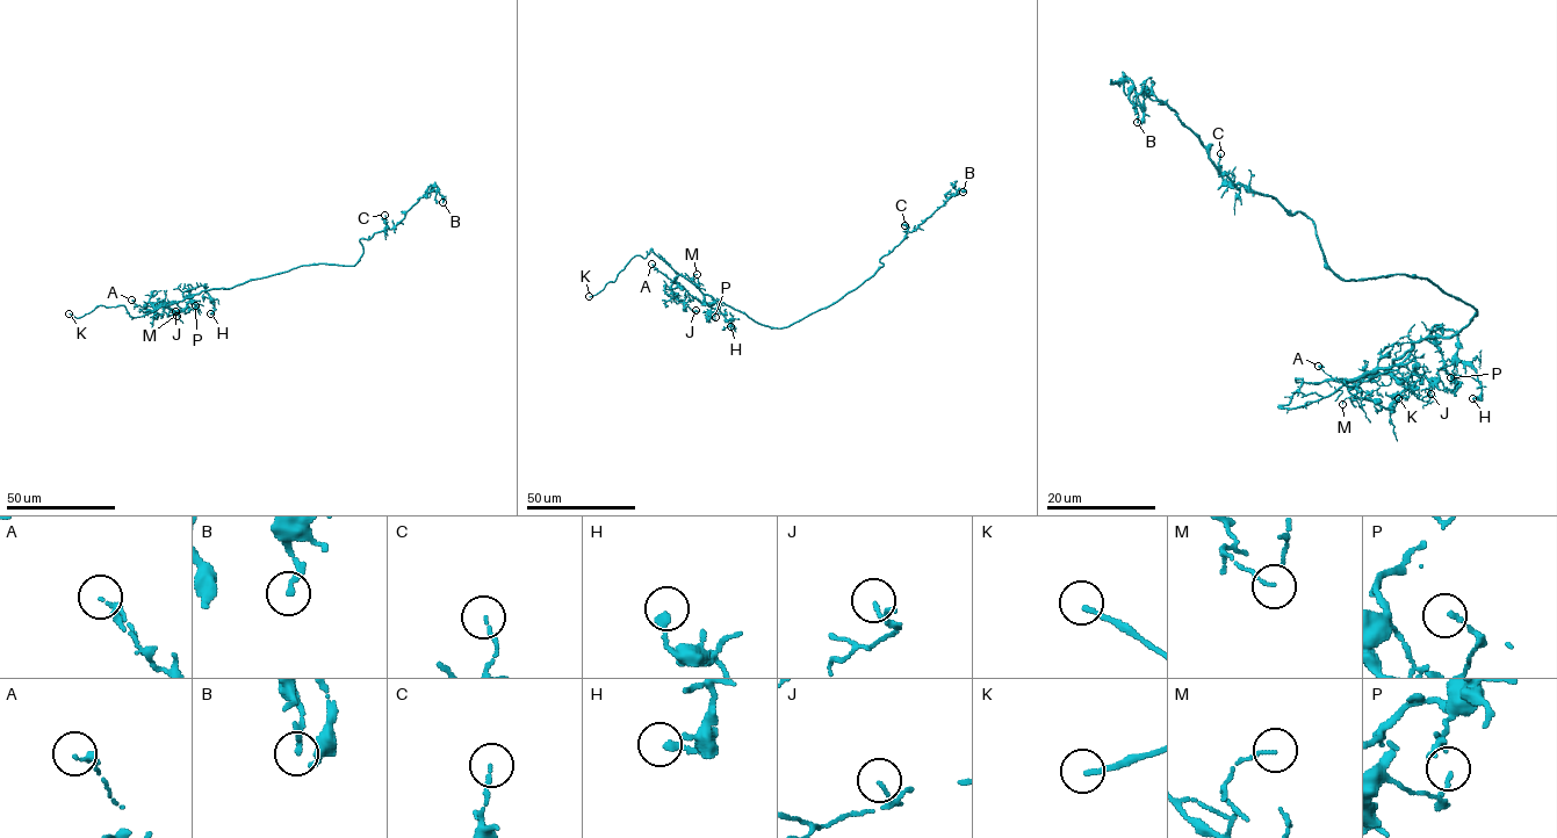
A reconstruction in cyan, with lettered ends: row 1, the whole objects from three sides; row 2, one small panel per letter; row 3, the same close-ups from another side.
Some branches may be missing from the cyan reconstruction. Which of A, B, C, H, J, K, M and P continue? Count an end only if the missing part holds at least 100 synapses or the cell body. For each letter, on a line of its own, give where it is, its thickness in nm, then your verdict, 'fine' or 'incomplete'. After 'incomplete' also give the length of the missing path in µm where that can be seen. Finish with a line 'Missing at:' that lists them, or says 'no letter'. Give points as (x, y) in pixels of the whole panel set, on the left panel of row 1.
A: at (131, 300); 170 nm thick; fine
B: at (442, 202); 180 nm thick; fine
C: at (384, 215); 100 nm thick; fine
H: at (210, 313); 240 nm thick; fine
J: at (175, 311); 60 nm thick; fine
K: at (69, 313); 160 nm thick; incomplete; about 5 µm are missing
M: at (177, 316); 80 nm thick; fine
P: at (195, 305); 130 nm thick; fine
Missing at: K

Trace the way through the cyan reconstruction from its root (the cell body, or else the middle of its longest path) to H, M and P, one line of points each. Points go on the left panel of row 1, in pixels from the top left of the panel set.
H: (272, 275), (229, 288), (201, 290), (184, 300), (182, 293), (204, 286), (214, 302), (210, 313)
M: (272, 275), (229, 288), (201, 290), (165, 305), (177, 316)
P: (272, 275), (229, 288), (201, 290), (184, 300), (184, 291), (190, 290), (188, 309), (195, 305)

